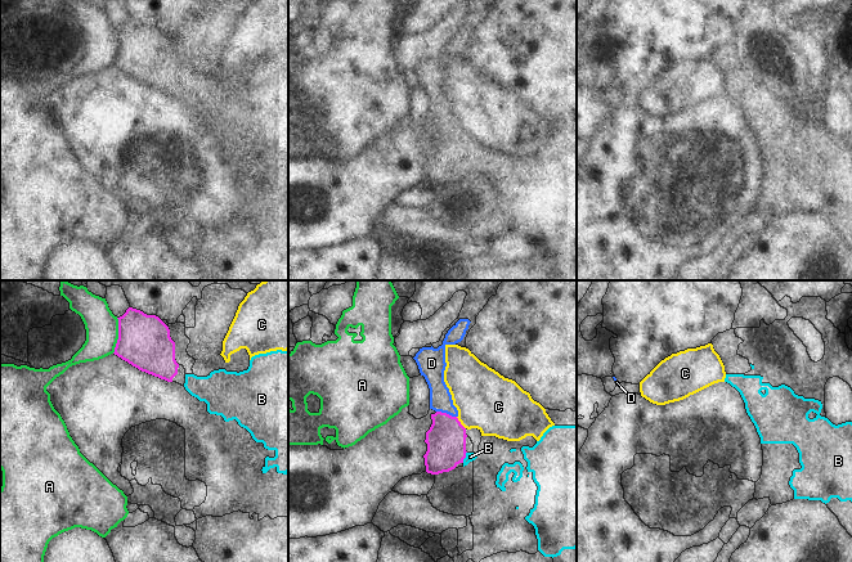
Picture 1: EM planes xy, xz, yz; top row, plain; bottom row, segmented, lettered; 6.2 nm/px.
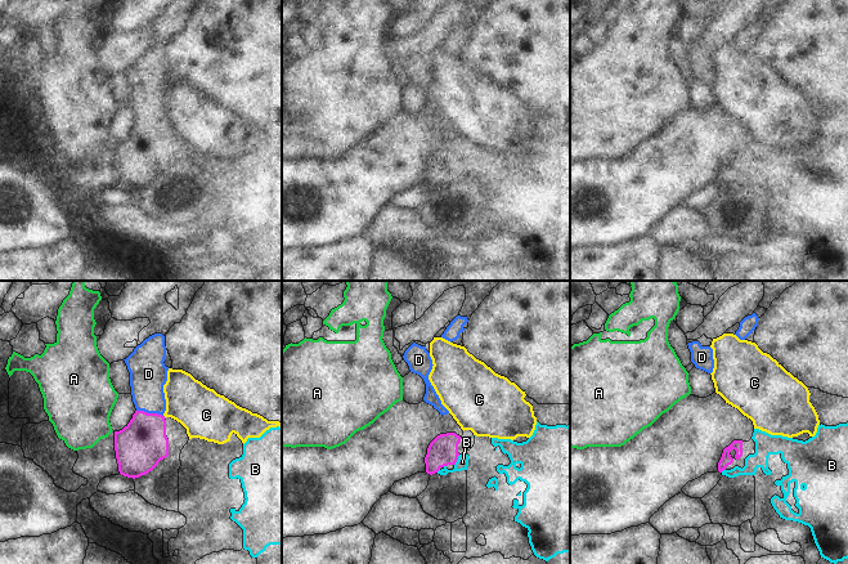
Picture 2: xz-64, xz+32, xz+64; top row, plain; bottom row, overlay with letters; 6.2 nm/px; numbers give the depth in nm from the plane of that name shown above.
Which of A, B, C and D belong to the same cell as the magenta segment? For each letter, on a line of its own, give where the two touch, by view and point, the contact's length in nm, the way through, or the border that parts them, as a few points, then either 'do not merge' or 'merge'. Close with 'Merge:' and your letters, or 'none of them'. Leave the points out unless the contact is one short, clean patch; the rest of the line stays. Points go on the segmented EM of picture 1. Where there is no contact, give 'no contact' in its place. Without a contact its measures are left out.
A: contact xy (119, 336); length 220 nm; do not merge
B: contact xz (465, 457); length 80 nm; merge
C: contact xz (460, 423); length 100 nm; do not merge
D: contact xz (445, 413); length 130 nm; way xz (445, 440), (445, 413), (440, 400); merge
Merge: B, D

